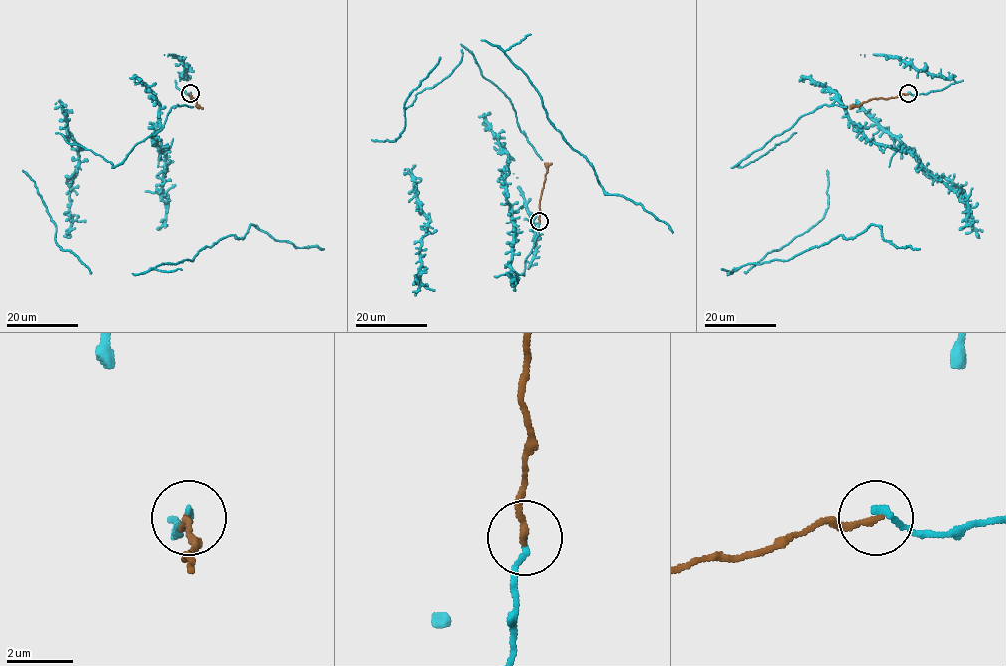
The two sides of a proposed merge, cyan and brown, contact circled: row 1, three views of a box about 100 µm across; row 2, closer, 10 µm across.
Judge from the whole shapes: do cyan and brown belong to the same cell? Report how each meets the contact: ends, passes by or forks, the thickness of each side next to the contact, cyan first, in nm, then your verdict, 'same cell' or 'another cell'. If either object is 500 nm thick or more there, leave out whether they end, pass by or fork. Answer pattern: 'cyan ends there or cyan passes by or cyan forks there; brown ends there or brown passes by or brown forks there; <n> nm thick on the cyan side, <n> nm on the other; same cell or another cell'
cyan ends there; brown ends there; 180 nm thick on the cyan side, 190 nm on the other; same cell

